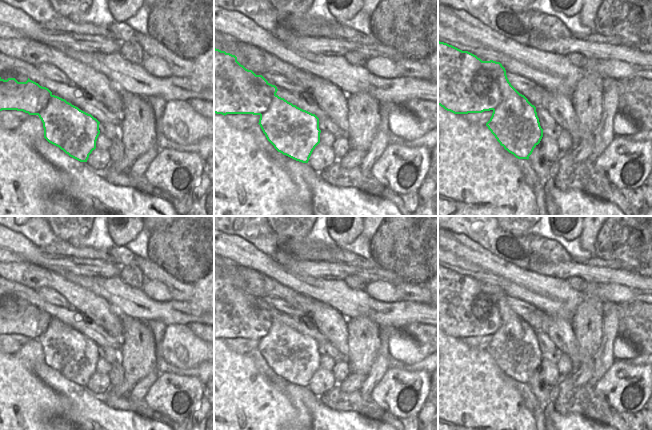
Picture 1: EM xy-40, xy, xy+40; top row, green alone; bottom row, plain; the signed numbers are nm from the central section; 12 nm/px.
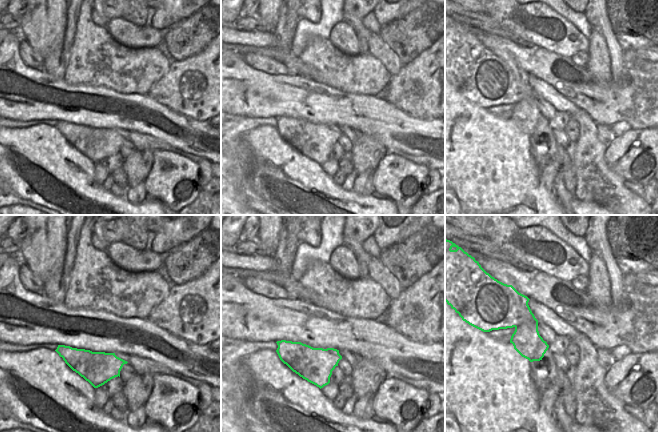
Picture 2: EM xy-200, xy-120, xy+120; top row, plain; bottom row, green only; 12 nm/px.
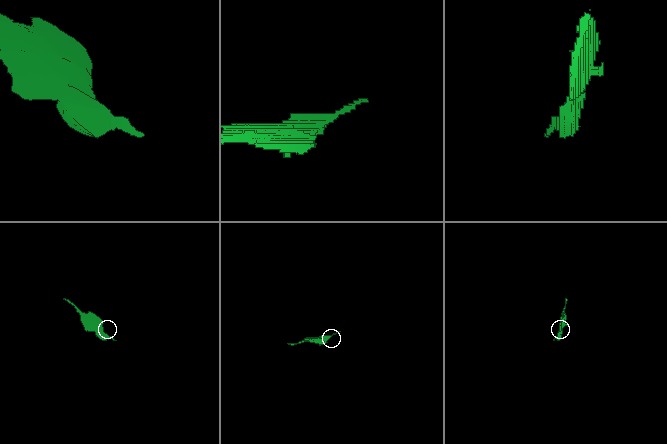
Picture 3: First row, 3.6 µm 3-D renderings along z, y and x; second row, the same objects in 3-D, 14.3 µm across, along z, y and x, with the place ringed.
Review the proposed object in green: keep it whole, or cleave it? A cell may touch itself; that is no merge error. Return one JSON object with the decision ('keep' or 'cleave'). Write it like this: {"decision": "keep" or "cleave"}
{"decision": "cleave"}

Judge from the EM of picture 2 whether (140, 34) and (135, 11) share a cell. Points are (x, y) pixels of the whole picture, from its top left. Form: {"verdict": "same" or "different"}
{"verdict": "different"}

